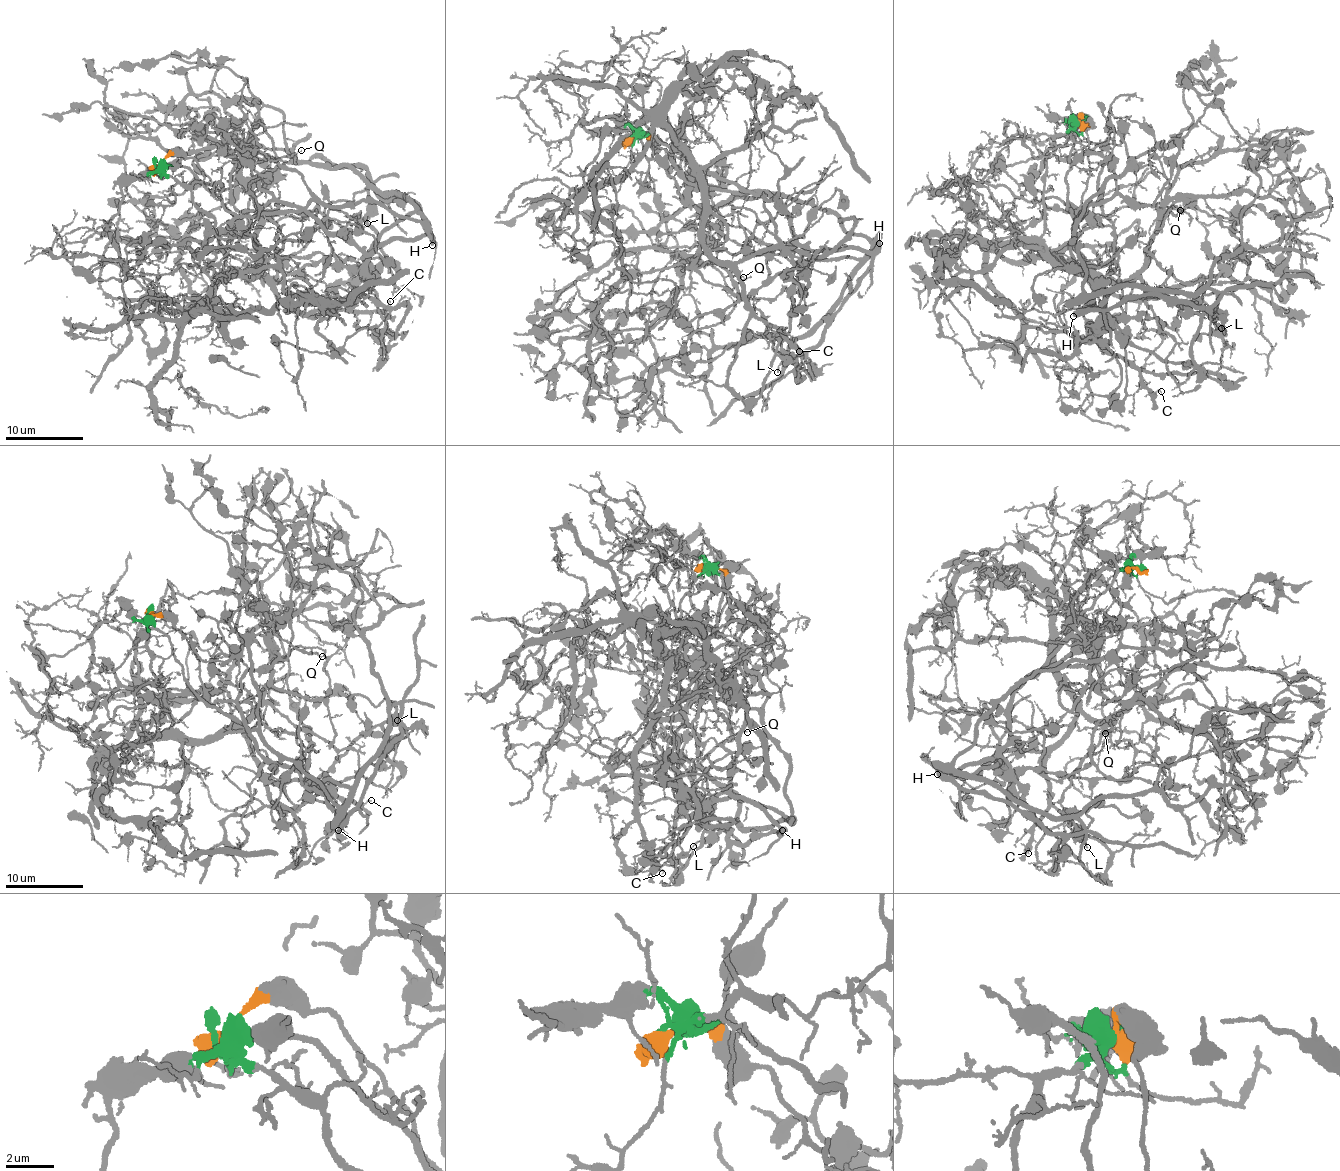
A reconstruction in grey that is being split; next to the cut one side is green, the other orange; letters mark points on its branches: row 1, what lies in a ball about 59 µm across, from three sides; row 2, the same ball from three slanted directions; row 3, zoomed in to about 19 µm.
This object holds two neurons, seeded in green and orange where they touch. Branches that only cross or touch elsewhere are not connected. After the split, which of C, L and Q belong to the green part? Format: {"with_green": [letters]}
{"with_green": ["C", "L", "Q"]}

